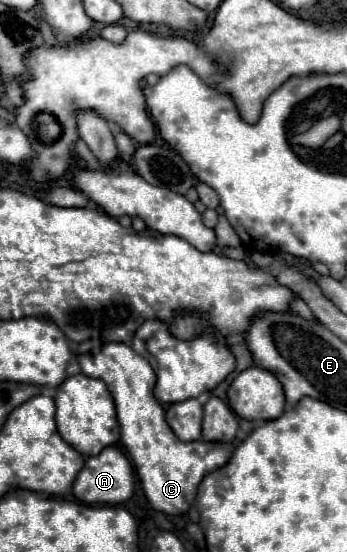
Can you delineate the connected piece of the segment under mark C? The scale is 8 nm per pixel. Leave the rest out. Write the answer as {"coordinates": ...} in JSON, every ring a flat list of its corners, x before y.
{"coordinates":[[109,342,109,356,105,356,103,352,99,352,97,356,79,354,77,362,79,362,83,374,107,382,109,392,111,392,111,396,115,400,115,408,117,408,117,420,119,420,119,426,121,426,121,442,125,444,129,456,133,458,135,470,137,470,137,474,141,478,141,484,143,484,143,478,145,478,145,488,143,490,145,490,151,506,155,510,161,510,161,512,173,514,173,516,187,512,191,502,193,502,193,498,195,498,195,494,197,494,197,486,199,486,201,478,207,472,227,464,227,460,231,456,230,448,233,445,237,445,240,441,236,439,232,443,223,443,207,442,207,440,193,440,193,442,179,440,175,436,175,432,171,430,171,426,167,424,167,420,165,420,165,410,159,406,159,400,155,400,155,396,153,396,155,372,151,368,151,364,147,364,147,360,143,356,133,352,133,348,129,344]]}

